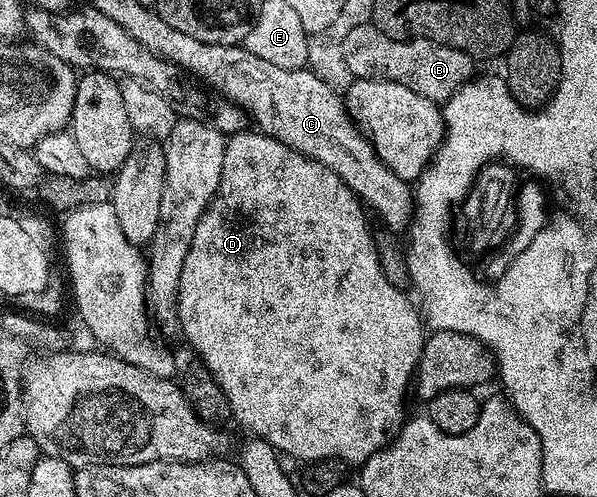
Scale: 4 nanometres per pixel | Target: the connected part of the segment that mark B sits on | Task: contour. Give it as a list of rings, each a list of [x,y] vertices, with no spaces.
[[[371,23],[354,27],[346,35],[343,54],[346,55],[347,67],[356,79],[379,77],[382,81],[402,83],[402,87],[410,87],[410,91],[426,95],[426,99],[437,103],[447,101],[454,91],[474,77],[474,59],[469,53],[421,37],[410,41],[394,41]]]

